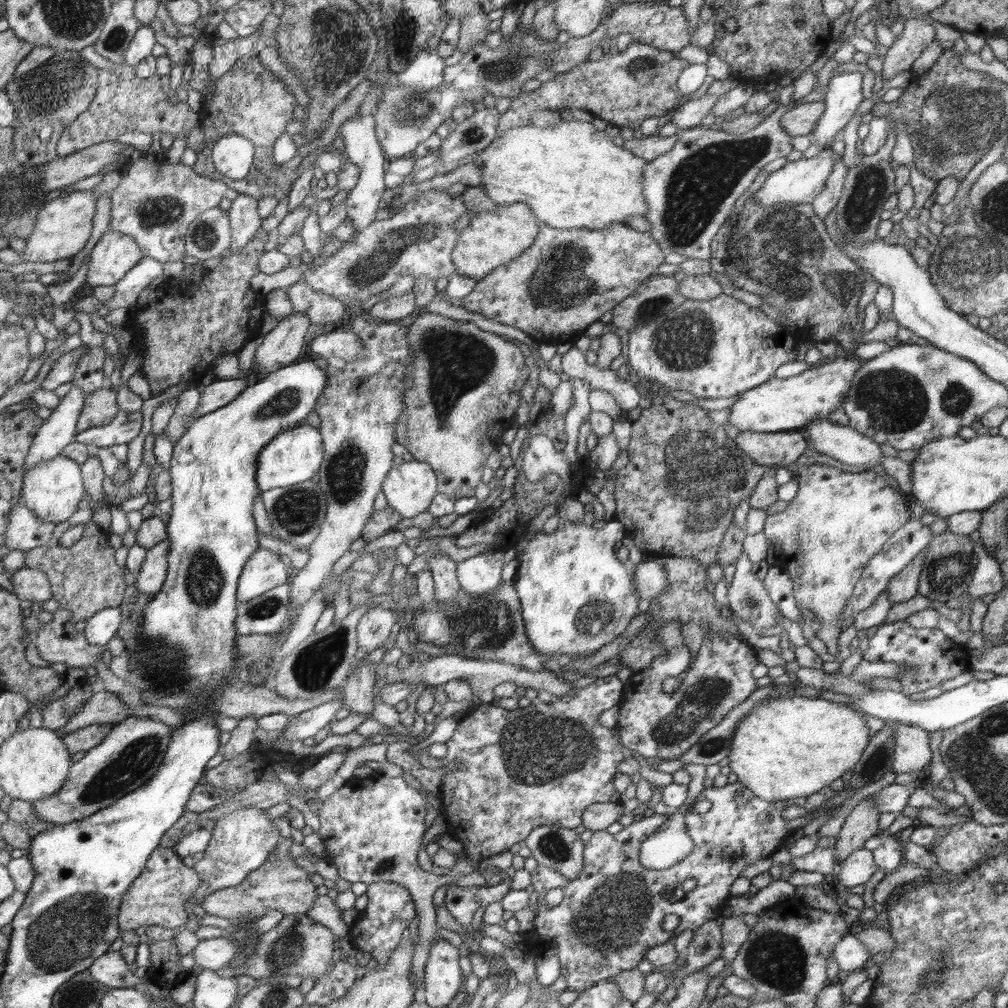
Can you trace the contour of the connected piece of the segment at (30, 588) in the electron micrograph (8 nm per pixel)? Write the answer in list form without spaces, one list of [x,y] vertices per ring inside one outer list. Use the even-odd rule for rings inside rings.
[[[24,567],[14,572],[14,586],[21,599],[43,602],[53,597],[48,576],[42,570]]]

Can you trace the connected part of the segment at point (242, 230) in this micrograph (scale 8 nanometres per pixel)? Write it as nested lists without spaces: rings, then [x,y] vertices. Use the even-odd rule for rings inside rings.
[[[242,194],[232,202],[227,212],[232,230],[230,254],[242,249],[261,228],[263,220],[258,213],[258,202],[256,198]]]

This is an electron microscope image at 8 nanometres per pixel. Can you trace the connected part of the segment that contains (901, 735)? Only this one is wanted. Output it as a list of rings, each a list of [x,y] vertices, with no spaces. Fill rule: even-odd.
[[[895,725],[893,731],[892,771],[923,773],[926,776],[931,764],[929,733],[922,728]]]

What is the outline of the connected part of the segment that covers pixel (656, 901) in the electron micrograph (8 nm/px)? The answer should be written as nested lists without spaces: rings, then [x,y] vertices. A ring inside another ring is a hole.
[[[738,781],[728,783],[724,787],[706,787],[698,796],[697,801],[709,800],[712,803],[710,810],[704,815],[693,814],[690,810],[684,816],[687,833],[693,840],[694,848],[682,862],[666,870],[644,868],[639,860],[640,845],[648,836],[654,834],[655,830],[662,827],[662,824],[669,818],[666,814],[636,818],[630,826],[626,826],[616,834],[610,834],[604,830],[594,832],[591,839],[585,842],[584,868],[580,876],[569,879],[567,882],[562,874],[539,865],[530,872],[531,884],[540,896],[536,903],[538,911],[534,915],[533,929],[523,934],[526,938],[524,939],[527,947],[526,954],[536,958],[545,949],[552,948],[560,962],[561,974],[564,974],[566,978],[567,989],[579,993],[594,987],[600,981],[613,979],[620,972],[636,968],[636,964],[644,960],[650,948],[671,942],[675,936],[682,934],[685,930],[696,930],[702,927],[704,923],[717,918],[716,914],[722,915],[722,904],[726,902],[724,898],[730,898],[730,886],[740,876],[740,873],[748,865],[768,858],[772,852],[776,852],[776,848],[784,842],[788,832],[794,828],[802,829],[811,820],[809,814],[813,814],[834,793],[838,791],[828,786],[804,798],[767,801],[757,797]],[[792,805],[805,808],[808,814],[792,822],[784,820],[782,810]],[[688,877],[694,877],[697,880],[697,887],[691,891],[684,891],[682,883]],[[552,888],[562,888],[564,896],[560,904],[550,908],[544,896]],[[668,914],[674,914],[680,918],[678,927],[670,932],[662,927],[662,920]]]

